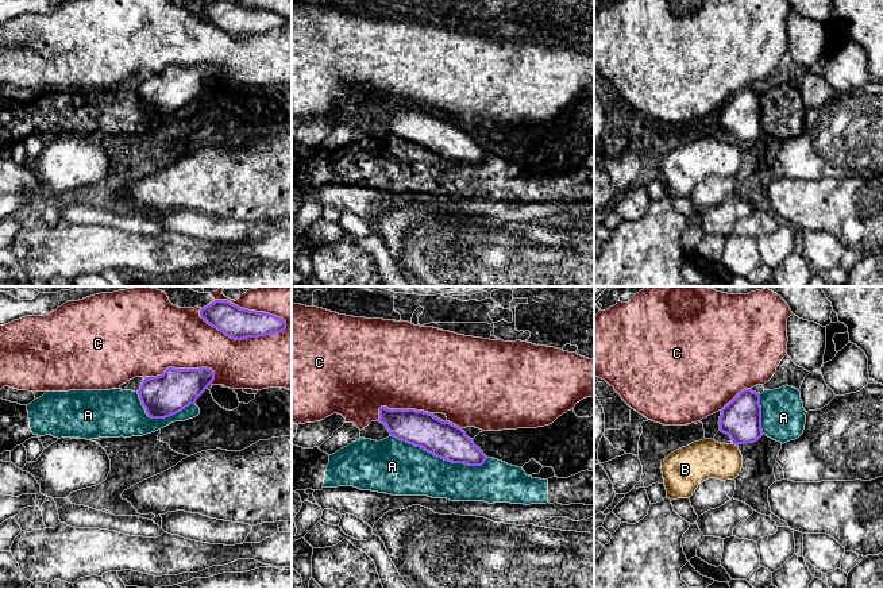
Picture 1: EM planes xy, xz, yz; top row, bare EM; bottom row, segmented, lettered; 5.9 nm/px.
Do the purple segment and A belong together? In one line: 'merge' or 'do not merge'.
do not merge

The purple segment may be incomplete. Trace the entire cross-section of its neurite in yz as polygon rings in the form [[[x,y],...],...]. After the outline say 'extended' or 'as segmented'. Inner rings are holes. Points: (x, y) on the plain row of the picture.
[[[752,86],[741,88],[721,107],[718,122],[720,128],[729,132],[736,143],[757,139],[764,132],[760,91]]] | as segmented

